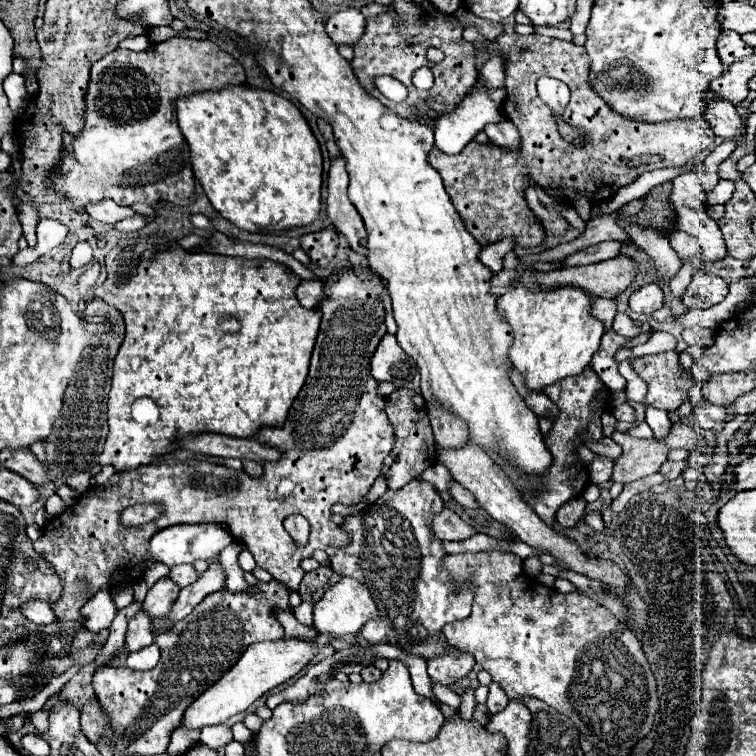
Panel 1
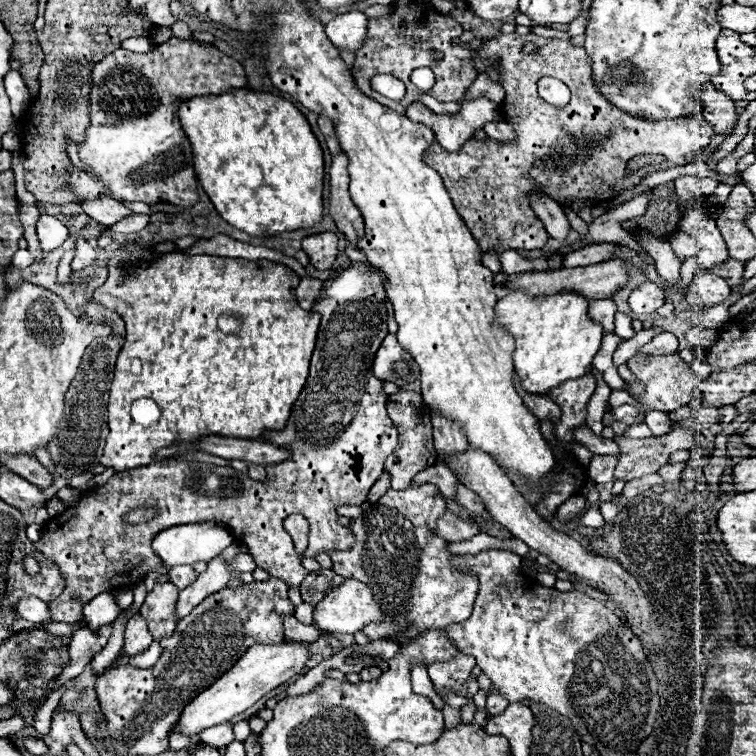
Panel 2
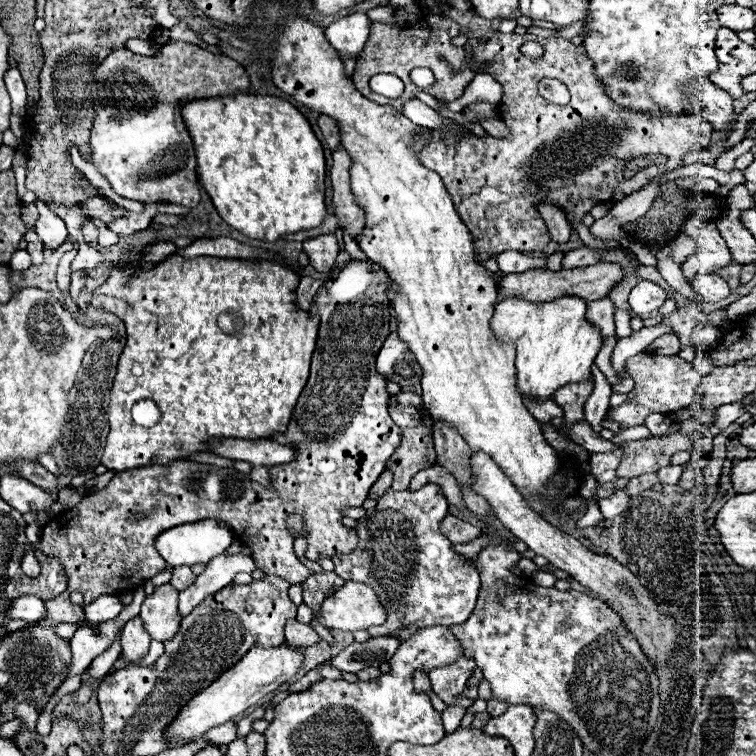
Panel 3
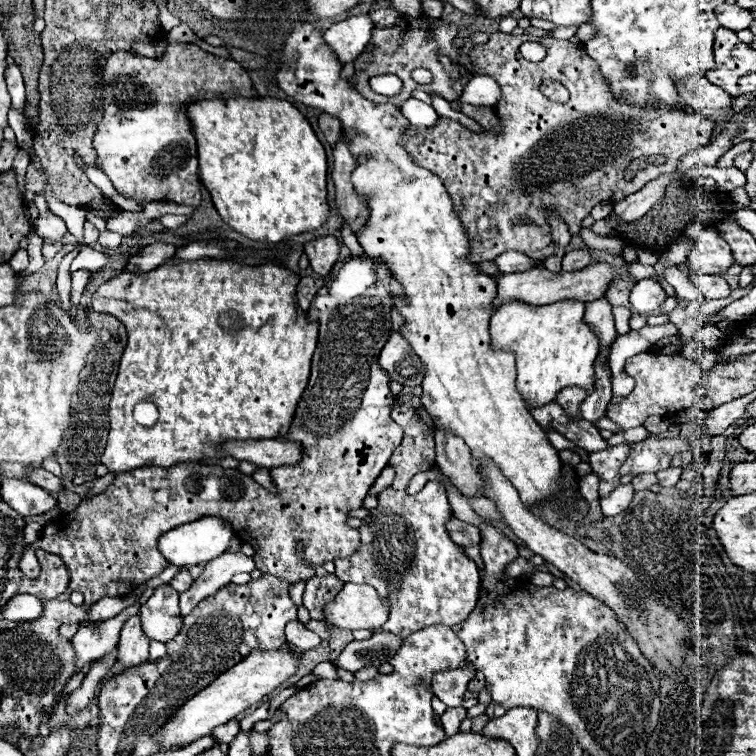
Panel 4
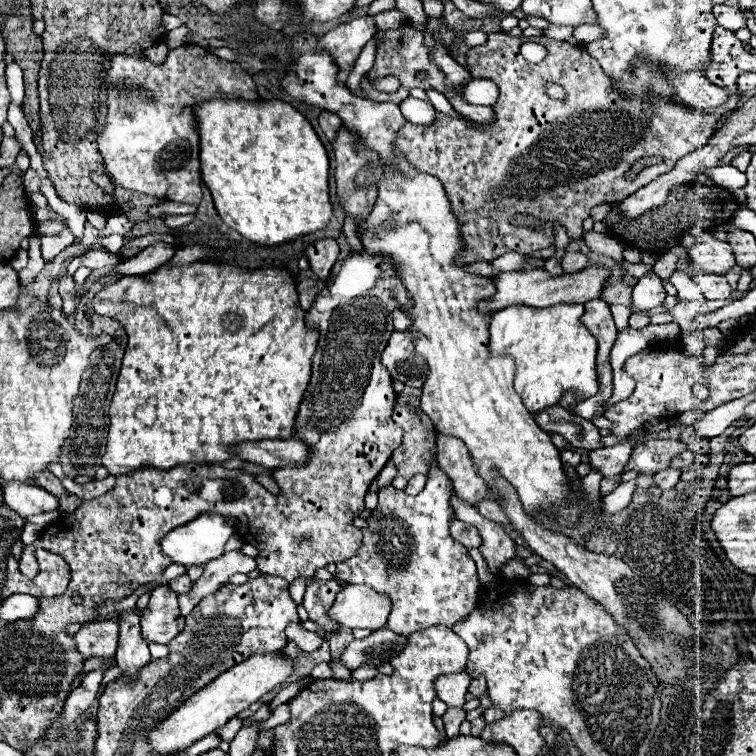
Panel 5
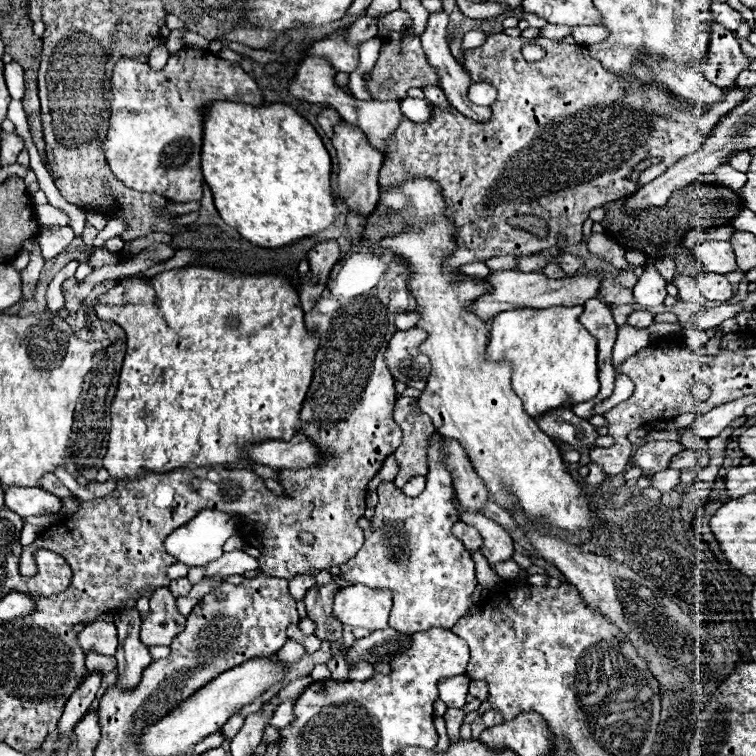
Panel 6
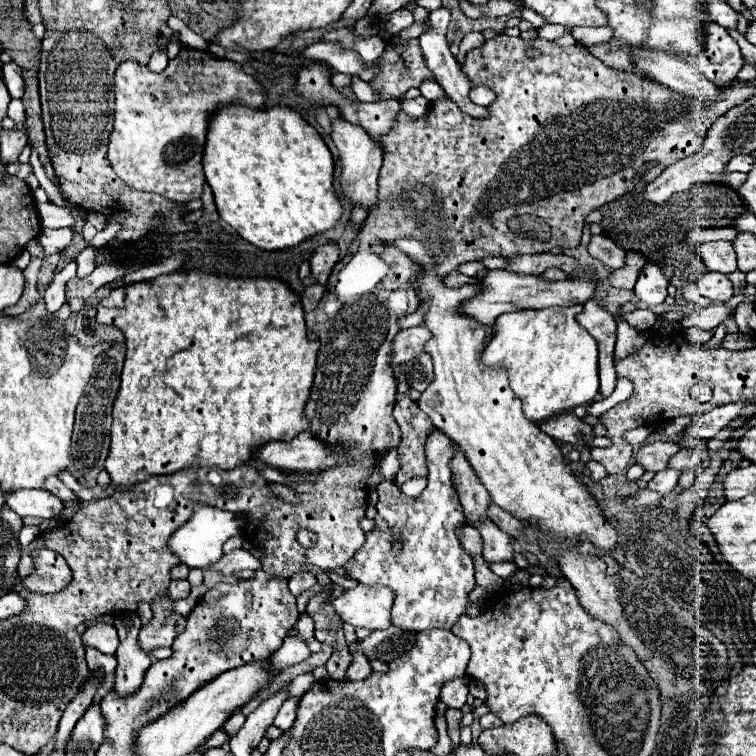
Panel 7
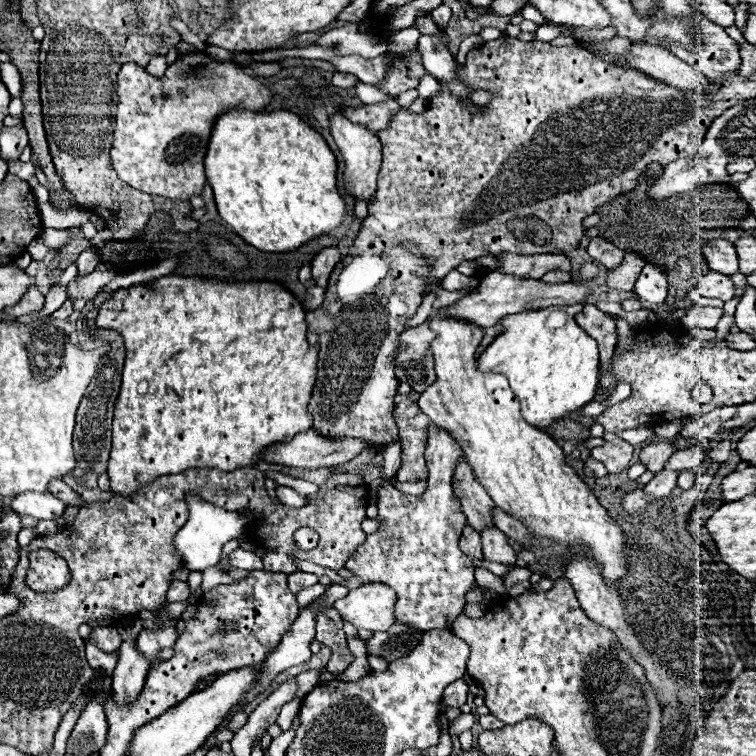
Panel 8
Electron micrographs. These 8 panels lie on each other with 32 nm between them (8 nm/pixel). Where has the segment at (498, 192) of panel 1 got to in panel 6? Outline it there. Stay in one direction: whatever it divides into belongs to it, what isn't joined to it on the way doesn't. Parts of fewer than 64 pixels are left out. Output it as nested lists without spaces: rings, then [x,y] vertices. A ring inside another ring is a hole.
[[[490,34],[484,46],[472,48],[466,52],[464,62],[472,82],[490,82],[498,90],[498,100],[492,104],[492,116],[488,122],[472,122],[464,118],[458,110],[442,112],[434,108],[432,122],[416,124],[402,118],[402,124],[390,138],[390,154],[380,170],[380,184],[390,186],[398,184],[410,176],[428,176],[434,178],[444,192],[448,204],[448,216],[456,226],[456,254],[448,260],[448,266],[458,268],[470,262],[484,262],[496,256],[518,254],[530,256],[534,252],[552,248],[556,244],[558,234],[566,234],[570,244],[578,244],[582,240],[582,222],[588,218],[590,210],[614,202],[618,198],[626,198],[632,194],[632,188],[640,188],[656,176],[664,174],[672,164],[680,158],[694,154],[704,146],[710,130],[716,122],[736,108],[744,98],[746,90],[732,90],[724,96],[720,106],[712,106],[712,110],[698,110],[692,102],[684,102],[674,94],[664,94],[652,86],[638,86],[636,82],[628,86],[620,76],[610,74],[602,68],[598,60],[588,56],[586,46],[582,44],[560,44],[548,38],[526,40],[522,36],[506,36],[506,34]],[[524,44],[540,44],[546,50],[546,56],[540,62],[526,62],[522,58],[520,48]],[[550,88],[558,88],[562,94],[550,94]],[[646,158],[658,158],[660,162],[640,172],[640,178],[632,182],[628,176],[634,166]],[[574,196],[574,198],[566,198]],[[518,214],[532,214],[546,222],[548,234],[540,238],[524,228],[514,228],[508,224],[508,218]]]

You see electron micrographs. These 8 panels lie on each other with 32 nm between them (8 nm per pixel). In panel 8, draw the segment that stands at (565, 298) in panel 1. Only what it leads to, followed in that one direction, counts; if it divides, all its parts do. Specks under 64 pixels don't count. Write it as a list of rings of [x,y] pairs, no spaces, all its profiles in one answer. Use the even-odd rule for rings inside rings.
[[[582,304],[574,306],[550,306],[544,310],[526,310],[518,314],[504,316],[498,324],[504,328],[492,344],[480,354],[480,370],[492,370],[492,372],[504,372],[510,380],[512,390],[522,402],[522,416],[532,426],[544,428],[556,418],[564,418],[578,408],[586,406],[594,400],[596,388],[598,388],[598,344],[594,338],[590,338],[574,320],[574,316],[582,312]]]

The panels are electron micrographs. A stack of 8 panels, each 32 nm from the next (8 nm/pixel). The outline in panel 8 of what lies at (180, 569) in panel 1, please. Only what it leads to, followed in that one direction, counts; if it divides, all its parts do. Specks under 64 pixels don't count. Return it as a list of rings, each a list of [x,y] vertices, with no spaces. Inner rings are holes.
[[[174,580],[168,588],[168,594],[166,594],[166,600],[168,602],[182,602],[182,600],[188,600],[190,596],[190,586],[188,582],[180,582],[180,580]]]

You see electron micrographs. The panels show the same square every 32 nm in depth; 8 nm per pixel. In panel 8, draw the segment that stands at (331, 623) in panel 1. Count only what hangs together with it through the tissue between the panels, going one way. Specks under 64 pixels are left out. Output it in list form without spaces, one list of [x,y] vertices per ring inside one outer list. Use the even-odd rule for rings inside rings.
[[[364,584],[334,602],[340,616],[356,628],[370,632],[388,630],[394,624],[396,592],[384,584]]]

